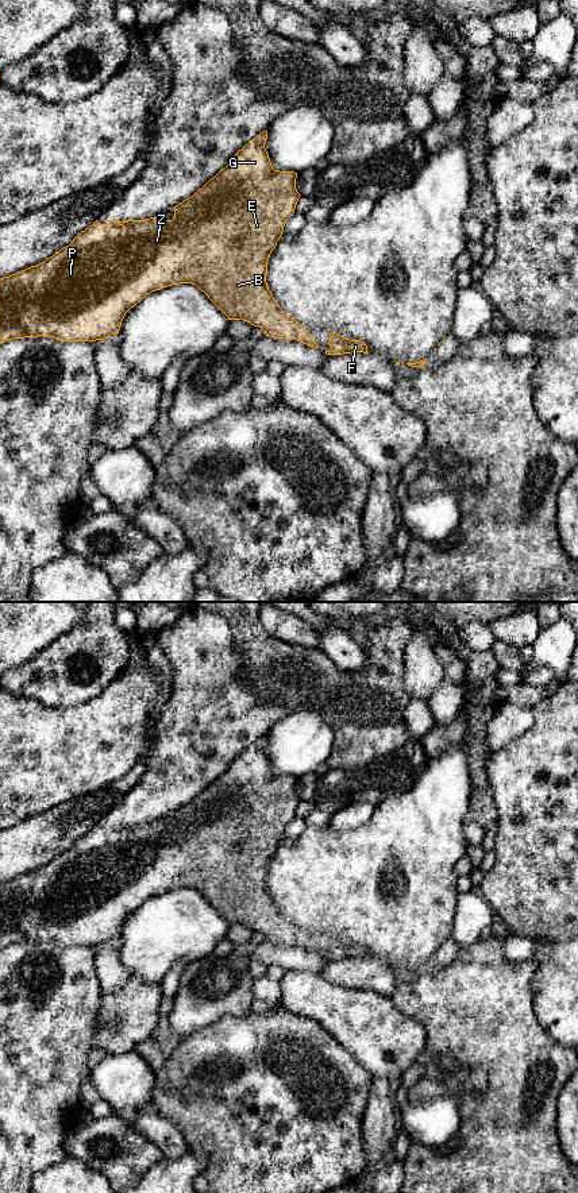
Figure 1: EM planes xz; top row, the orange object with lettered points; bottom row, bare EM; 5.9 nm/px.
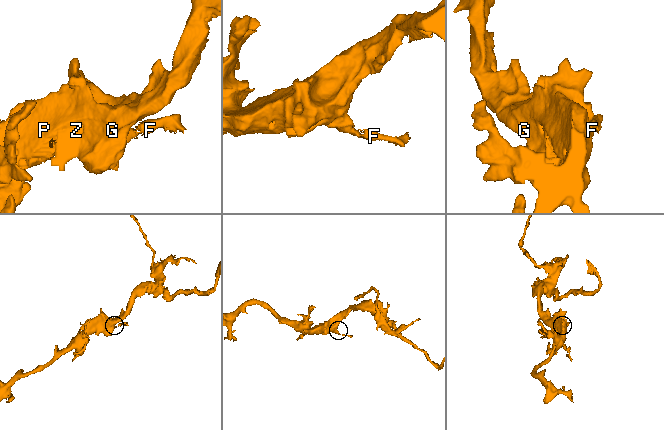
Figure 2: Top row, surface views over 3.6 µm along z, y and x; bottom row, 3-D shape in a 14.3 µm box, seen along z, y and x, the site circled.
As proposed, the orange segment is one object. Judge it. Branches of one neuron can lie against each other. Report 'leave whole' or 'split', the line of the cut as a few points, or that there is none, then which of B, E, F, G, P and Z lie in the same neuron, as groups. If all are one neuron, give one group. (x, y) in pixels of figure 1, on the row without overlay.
leave whole; cut none; groups B E F G P Z

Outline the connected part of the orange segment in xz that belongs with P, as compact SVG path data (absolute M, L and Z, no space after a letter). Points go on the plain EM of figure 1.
M262 736L253 745L250 745L242 754L239 754L213 783L211 783L201 794L199 794L192 802L184 804L174 811L174 823L165 825L159 822L150 822L146 825L126 825L116 826L109 825L107 829L100 829L97 825L89 830L85 835L78 838L73 846L61 853L53 861L45 866L31 870L23 876L12 879L9 881L0 883L0 947L5 947L14 943L49 941L59 946L96 946L108 943L113 938L119 938L122 926L126 918L140 907L147 899L163 892L180 888L196 889L204 896L208 903L228 922L228 924L243 924L254 931L259 931L265 935L266 941L274 943L292 945L296 943L300 947L319 953L311 938L304 934L298 926L285 918L271 896L269 895L266 880L267 880L267 865L271 856L275 853L280 845L286 825L294 818L296 808L300 803L300 798L296 794L297 777L294 776L280 776L274 775L265 753L267 744L267 736Z

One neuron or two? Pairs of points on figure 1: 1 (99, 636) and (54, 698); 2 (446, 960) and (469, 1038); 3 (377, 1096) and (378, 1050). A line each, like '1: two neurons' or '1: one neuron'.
1: one neuron
2: two neurons
3: two neurons

